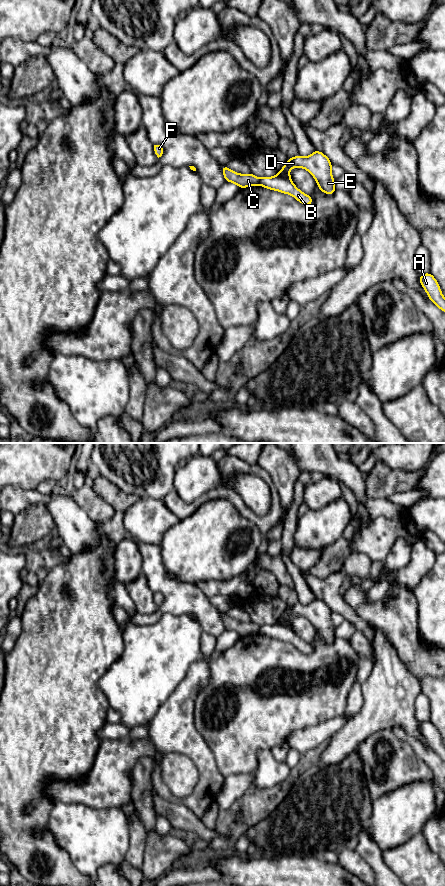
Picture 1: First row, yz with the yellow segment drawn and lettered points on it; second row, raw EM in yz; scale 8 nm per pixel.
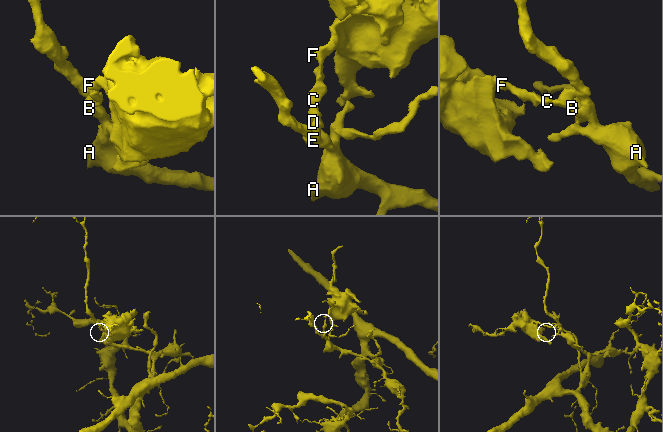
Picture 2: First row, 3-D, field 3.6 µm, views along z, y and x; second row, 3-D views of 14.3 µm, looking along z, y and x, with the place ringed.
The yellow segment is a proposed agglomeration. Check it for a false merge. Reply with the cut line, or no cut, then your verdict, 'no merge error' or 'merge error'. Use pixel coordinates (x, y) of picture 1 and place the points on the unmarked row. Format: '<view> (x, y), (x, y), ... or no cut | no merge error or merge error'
yz (260, 627), (258, 632) | merge error

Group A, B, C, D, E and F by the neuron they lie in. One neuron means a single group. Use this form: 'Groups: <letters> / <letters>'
Groups: A B D E / C F

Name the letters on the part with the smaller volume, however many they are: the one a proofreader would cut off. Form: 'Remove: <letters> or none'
Remove: C, F

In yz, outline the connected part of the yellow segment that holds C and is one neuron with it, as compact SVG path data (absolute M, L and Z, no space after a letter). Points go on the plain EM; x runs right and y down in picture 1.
M226 613L221 614L221 619L225 626L225 630L235 631L240 637L247 636L250 634L259 633L260 626L252 621L239 622Z

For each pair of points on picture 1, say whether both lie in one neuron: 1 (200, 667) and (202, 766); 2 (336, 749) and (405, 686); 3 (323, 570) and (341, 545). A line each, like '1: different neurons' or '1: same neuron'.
1: same neuron
2: same neuron
3: same neuron

